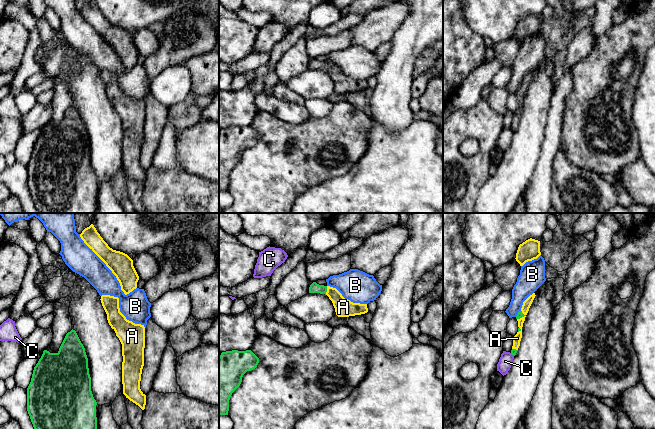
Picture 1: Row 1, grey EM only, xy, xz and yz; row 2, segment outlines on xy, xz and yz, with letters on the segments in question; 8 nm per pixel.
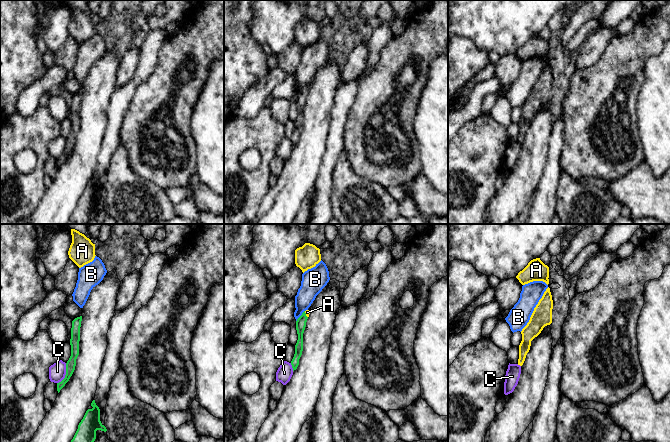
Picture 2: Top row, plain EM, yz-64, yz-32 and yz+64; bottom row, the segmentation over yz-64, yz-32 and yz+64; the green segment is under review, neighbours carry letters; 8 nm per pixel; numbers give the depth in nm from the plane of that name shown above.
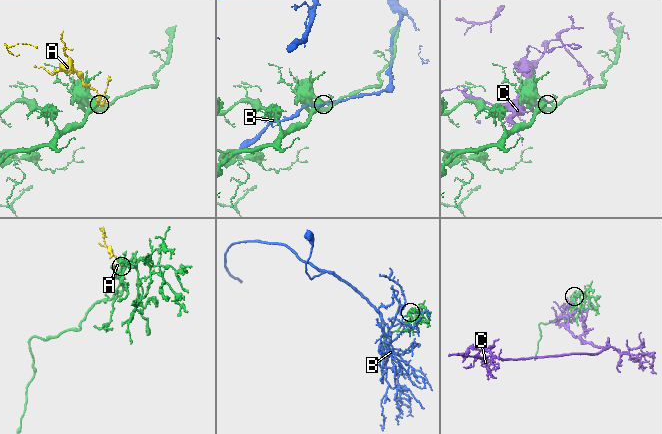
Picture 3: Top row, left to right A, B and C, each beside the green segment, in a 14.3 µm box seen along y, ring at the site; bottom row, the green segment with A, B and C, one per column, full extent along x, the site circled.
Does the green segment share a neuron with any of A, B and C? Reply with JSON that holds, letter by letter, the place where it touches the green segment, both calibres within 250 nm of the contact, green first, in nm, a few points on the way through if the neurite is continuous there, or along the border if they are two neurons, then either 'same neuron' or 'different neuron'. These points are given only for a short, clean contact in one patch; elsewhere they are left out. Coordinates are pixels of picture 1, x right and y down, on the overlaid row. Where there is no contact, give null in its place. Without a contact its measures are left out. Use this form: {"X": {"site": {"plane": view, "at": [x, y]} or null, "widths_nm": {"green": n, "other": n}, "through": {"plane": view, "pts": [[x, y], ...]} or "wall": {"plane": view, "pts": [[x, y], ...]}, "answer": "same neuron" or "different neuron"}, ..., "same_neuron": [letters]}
{"A": {"site": {"plane": "xz", "at": [326, 290]}, "widths_nm": {"green": 80, "other": 140}, "through": {"plane": "xz", "pts": [[314, 287], [326, 290], [343, 307]]}, "answer": "same neuron"}, "B": {"site": {"plane": "yz", "at": [518, 313]}, "widths_nm": {"green": 50, "other": 170}, "answer": "different neuron"}, "C": {"site": {"plane": "yz", "at": [512, 354]}, "widths_nm": {"green": 50, "other": 110}, "answer": "different neuron"}, "same_neuron": ["A"]}

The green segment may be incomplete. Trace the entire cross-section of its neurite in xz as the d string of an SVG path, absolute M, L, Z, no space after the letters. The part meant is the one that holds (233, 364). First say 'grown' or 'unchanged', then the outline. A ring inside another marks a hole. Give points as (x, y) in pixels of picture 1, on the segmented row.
unchanged | M226 351L219 356L219 416L228 415L229 400L247 371L257 367L259 358L251 351Z

